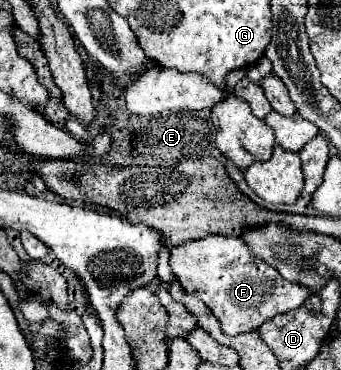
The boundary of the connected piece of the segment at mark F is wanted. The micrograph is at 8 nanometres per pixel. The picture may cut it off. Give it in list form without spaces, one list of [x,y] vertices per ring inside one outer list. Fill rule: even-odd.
[[[207,236],[201,240],[187,240],[171,250],[169,266],[181,286],[203,300],[217,316],[227,336],[253,332],[273,316],[299,308],[311,294],[309,288],[285,280],[273,266],[255,258],[239,238]]]

